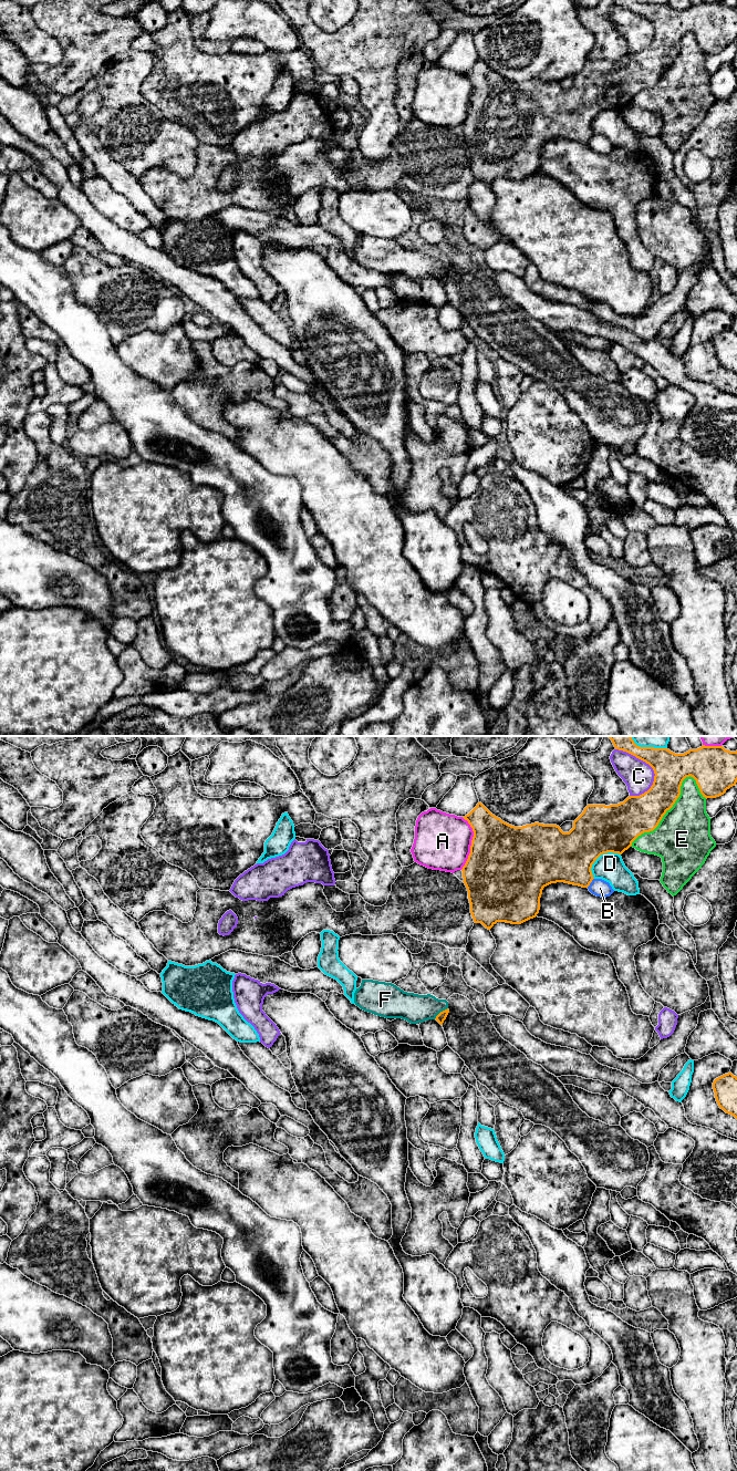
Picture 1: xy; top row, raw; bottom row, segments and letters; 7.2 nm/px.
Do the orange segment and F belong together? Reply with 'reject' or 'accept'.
accept

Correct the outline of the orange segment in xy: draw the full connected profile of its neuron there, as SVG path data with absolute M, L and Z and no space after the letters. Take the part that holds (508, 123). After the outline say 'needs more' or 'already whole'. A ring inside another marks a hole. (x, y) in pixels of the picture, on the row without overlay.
M613 0L615 6L626 8L648 20L654 27L651 44L640 52L630 52L617 61L588 61L573 77L573 84L563 89L557 81L534 79L515 83L492 71L481 59L465 73L474 87L470 110L463 123L464 139L468 147L470 169L475 179L481 179L490 186L497 178L521 180L537 173L540 166L540 154L544 143L564 138L588 144L592 138L592 121L603 110L622 111L642 90L653 87L681 51L681 42L686 33L693 33L703 53L716 54L737 39L737 7L730 8L723 2L705 2L675 10L667 4L640 3L636 0Z | already whole

